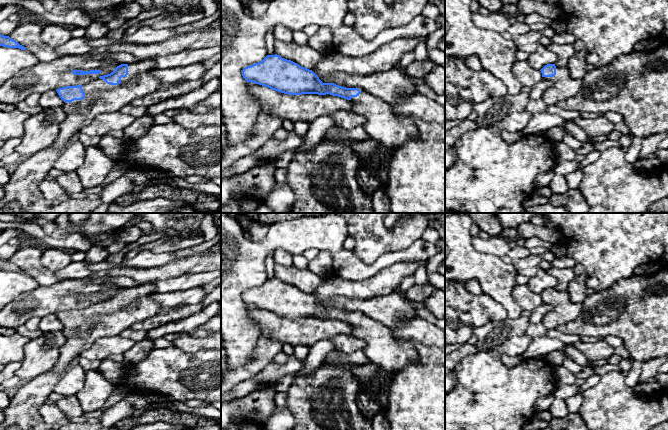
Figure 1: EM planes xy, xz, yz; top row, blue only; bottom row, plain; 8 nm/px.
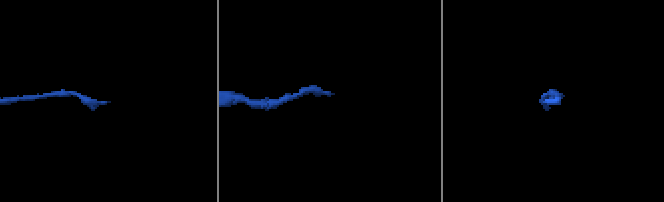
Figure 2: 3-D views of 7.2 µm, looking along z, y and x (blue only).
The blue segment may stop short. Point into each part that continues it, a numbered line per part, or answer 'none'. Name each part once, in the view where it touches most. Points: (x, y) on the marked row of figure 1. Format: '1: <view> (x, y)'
1: xy (22, 194)

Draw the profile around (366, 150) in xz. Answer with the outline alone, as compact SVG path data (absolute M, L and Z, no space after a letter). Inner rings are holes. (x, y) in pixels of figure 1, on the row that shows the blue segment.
M325 137L322 138L323 141L332 140L340 141L344 145L351 147L357 152L360 160L360 166L365 166L367 170L375 175L381 184L381 188L384 189L388 183L388 176L390 170L390 162L394 152L394 149L386 147L379 141L370 139L368 141L359 141L350 138L337 138L337 137ZM377 152L381 152L383 159L379 161L376 165L371 166L371 160L376 155Z

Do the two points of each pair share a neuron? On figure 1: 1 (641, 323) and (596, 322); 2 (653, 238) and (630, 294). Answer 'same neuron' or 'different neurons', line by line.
1: same neuron
2: different neurons

